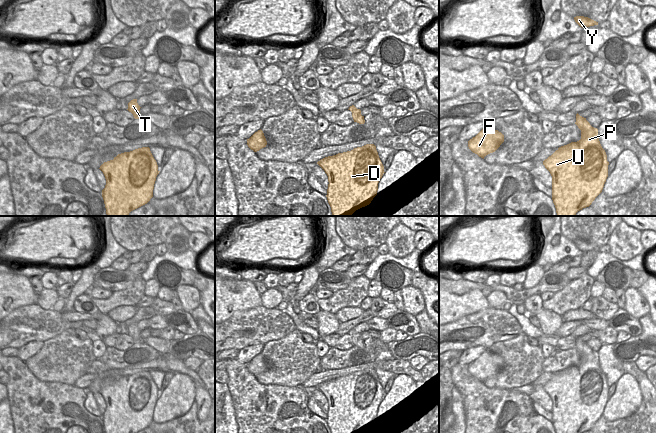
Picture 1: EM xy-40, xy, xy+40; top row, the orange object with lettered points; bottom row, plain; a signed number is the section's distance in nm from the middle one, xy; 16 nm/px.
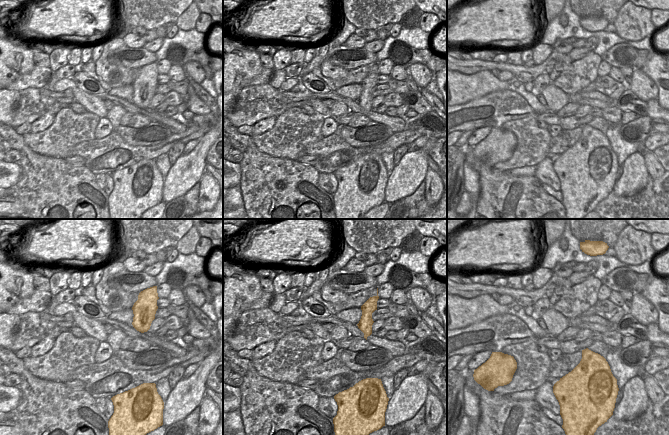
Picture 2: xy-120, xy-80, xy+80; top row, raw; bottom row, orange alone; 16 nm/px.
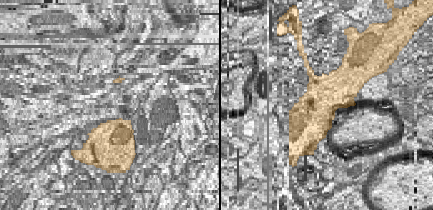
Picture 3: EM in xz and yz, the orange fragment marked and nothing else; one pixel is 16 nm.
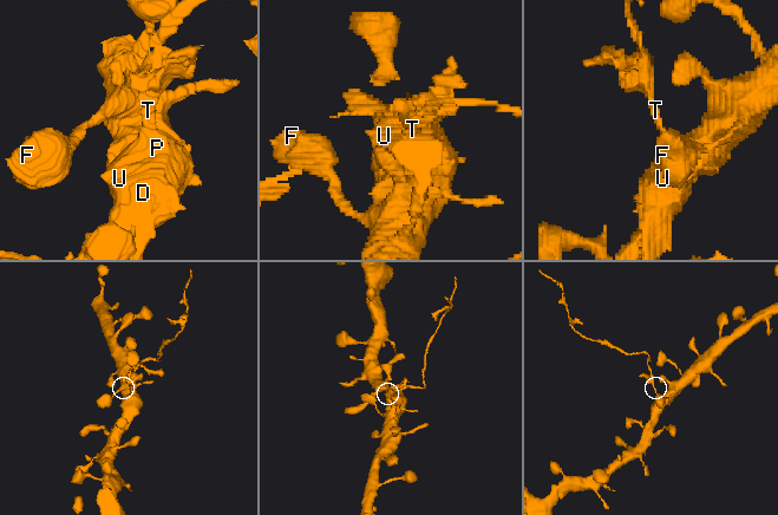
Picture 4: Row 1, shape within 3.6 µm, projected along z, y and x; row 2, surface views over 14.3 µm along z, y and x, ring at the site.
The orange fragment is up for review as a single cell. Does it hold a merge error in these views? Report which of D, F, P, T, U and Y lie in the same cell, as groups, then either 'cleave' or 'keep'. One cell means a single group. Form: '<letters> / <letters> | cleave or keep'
D F P U Y / T | cleave

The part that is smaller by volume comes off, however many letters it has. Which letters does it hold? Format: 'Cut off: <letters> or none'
Cut off: T.

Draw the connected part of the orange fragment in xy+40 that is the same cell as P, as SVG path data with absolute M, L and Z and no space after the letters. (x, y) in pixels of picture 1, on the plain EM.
M576 338L575 348L581 354L581 363L559 371L551 380L543 385L543 389L552 400L552 424L556 433L583 433L589 431L595 422L602 416L608 401L607 379L602 372L598 353L590 349L586 342Z

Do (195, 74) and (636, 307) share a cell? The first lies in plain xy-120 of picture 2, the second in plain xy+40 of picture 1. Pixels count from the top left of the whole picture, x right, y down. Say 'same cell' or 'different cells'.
same cell

